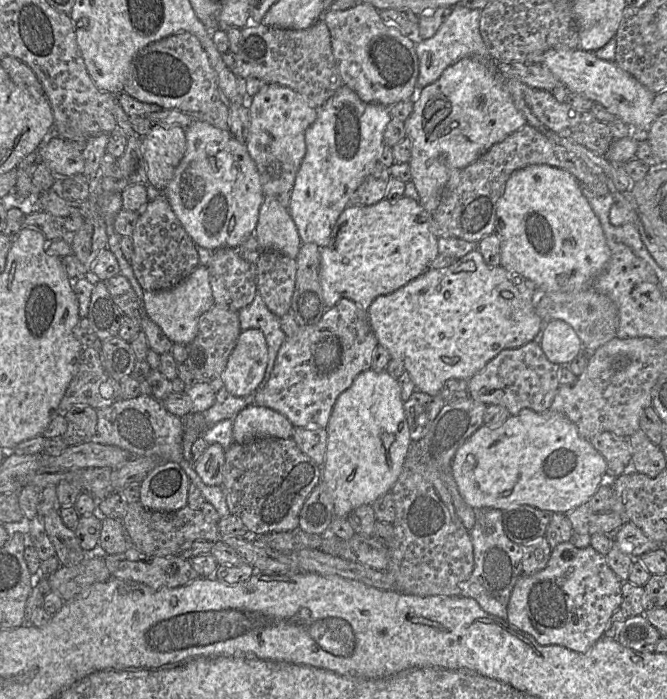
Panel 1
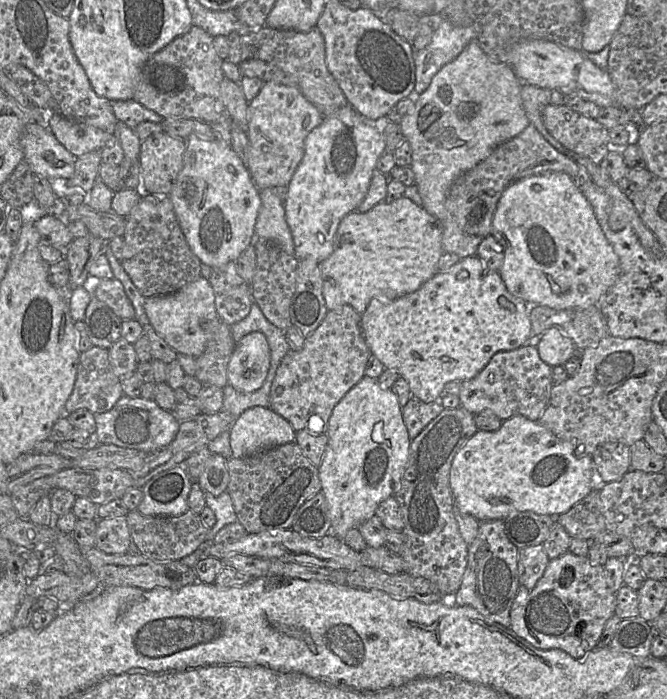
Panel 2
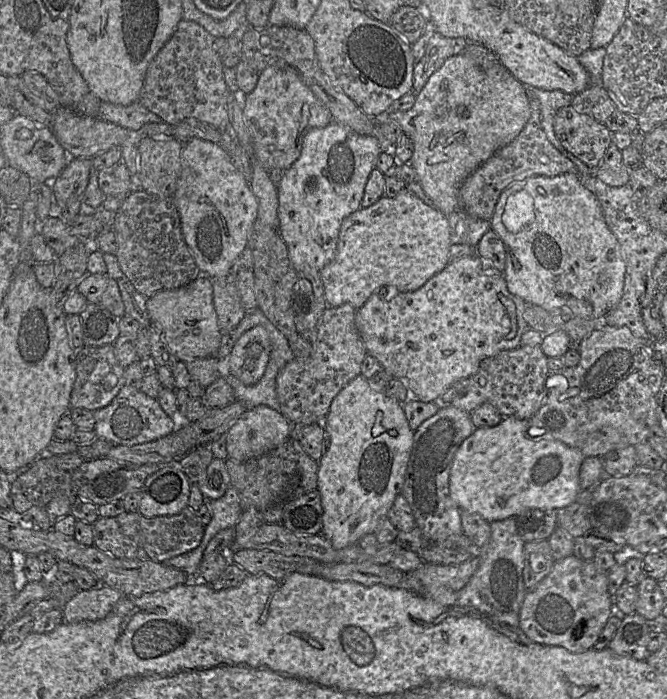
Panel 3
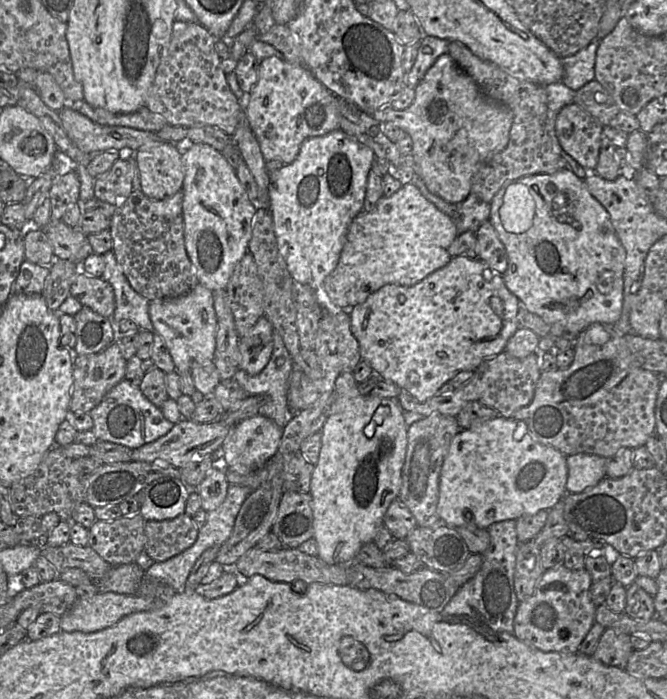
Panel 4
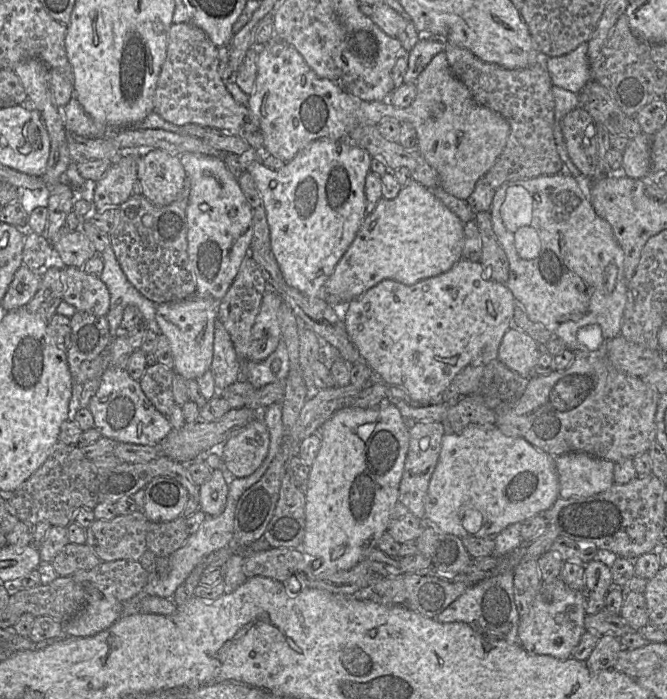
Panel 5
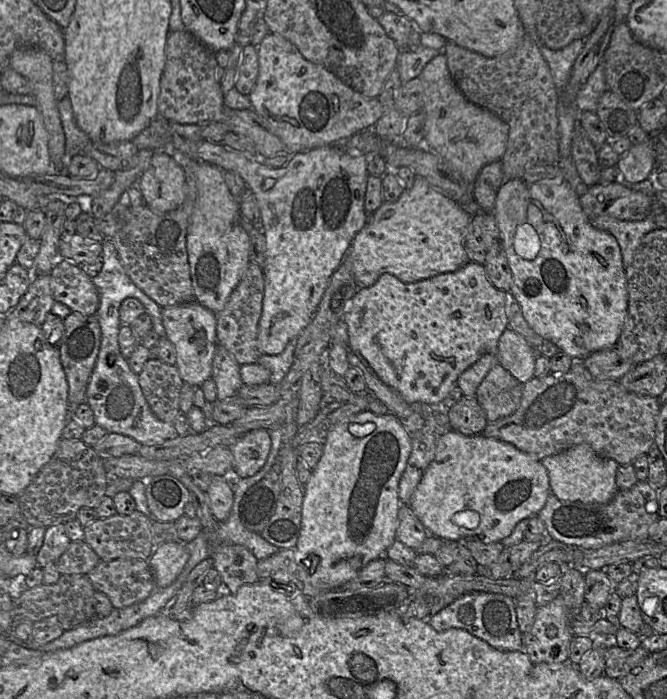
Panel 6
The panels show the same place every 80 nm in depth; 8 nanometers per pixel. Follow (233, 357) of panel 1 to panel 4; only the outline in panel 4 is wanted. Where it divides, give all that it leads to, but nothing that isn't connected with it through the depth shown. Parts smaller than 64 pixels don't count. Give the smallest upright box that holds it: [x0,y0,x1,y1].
[239,316,274,376]

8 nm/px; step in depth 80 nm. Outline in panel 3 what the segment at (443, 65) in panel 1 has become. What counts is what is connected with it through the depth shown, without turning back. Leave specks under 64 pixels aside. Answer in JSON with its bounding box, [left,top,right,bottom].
[413,32,469,93]

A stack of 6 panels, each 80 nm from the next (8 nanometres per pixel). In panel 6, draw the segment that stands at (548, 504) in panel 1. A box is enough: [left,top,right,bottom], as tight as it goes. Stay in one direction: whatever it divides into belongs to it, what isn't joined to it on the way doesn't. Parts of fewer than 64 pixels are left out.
[408,428,550,542]

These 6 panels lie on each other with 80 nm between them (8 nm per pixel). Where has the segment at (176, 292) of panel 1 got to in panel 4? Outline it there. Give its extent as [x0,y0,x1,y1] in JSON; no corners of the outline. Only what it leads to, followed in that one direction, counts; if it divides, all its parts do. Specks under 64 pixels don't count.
[149,283,217,375]

